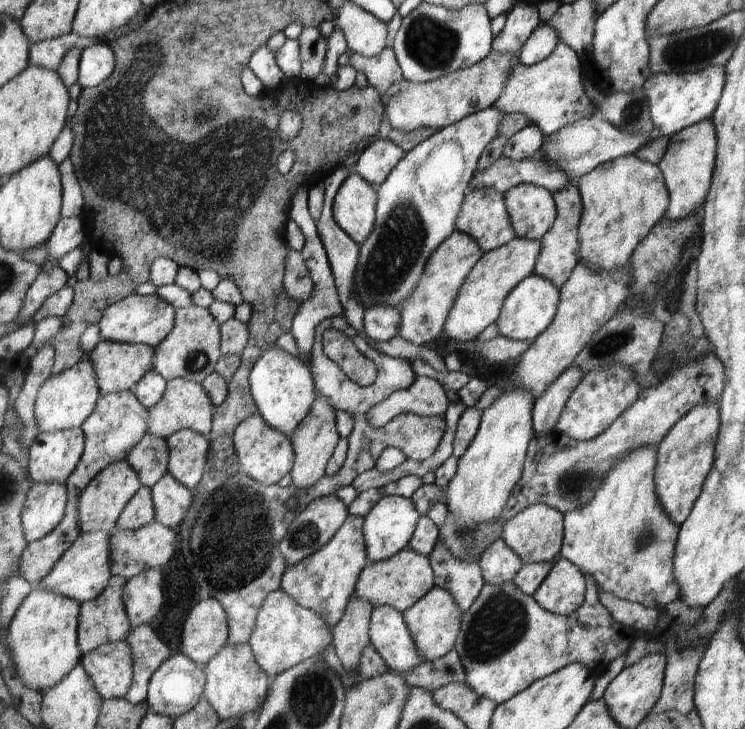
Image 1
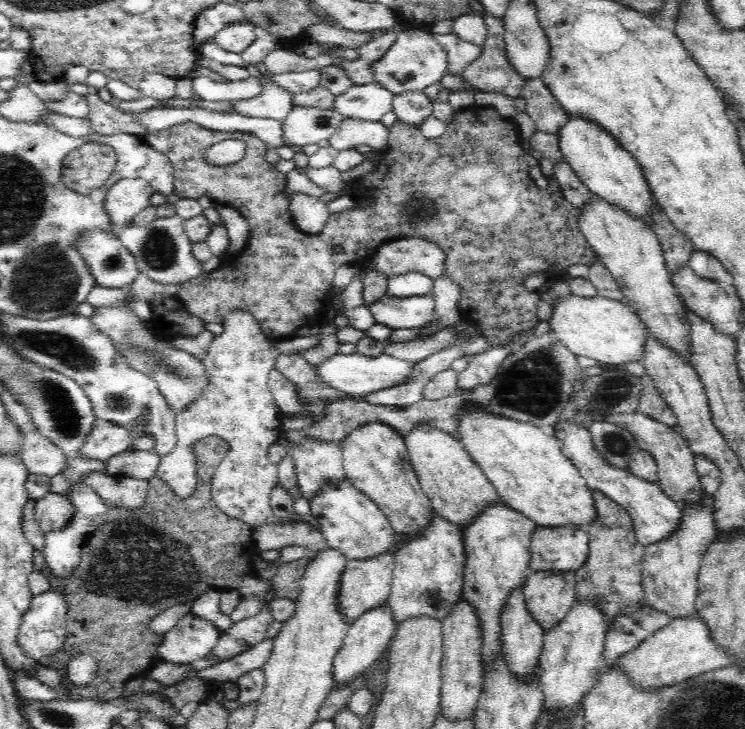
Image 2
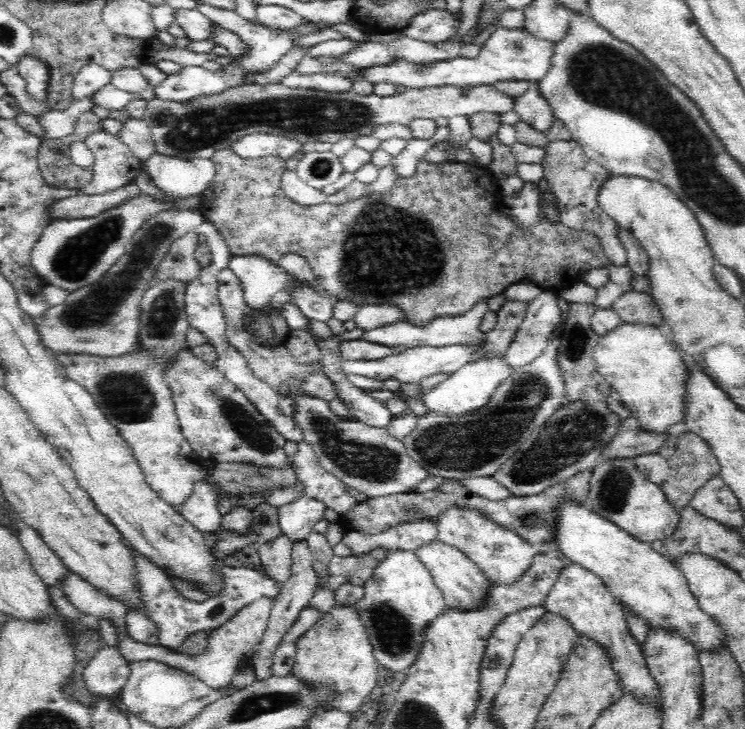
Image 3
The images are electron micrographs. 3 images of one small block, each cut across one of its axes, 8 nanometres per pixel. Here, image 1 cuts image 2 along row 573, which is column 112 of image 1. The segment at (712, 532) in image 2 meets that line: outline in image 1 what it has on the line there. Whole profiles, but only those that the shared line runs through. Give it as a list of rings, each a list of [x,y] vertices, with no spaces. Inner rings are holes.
[[[126,641],[104,644],[84,654],[80,662],[104,699],[126,698],[133,686],[133,650]]]

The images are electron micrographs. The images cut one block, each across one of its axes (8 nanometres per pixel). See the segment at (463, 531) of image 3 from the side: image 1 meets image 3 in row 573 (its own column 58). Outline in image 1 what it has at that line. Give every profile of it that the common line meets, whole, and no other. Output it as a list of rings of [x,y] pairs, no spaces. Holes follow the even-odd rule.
[[[33,483],[22,510],[22,525],[27,544],[55,531],[67,510],[65,484]]]

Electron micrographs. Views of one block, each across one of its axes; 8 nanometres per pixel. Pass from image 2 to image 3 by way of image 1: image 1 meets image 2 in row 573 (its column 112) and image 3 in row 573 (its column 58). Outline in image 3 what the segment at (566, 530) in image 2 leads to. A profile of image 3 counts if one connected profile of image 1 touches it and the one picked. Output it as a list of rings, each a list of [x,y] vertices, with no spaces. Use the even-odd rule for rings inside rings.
[[[572,561],[572,566],[568,566],[567,569],[563,571],[563,574],[560,574],[559,582],[556,582],[551,593],[548,594],[544,608],[548,613],[559,614],[562,618],[568,620],[578,636],[586,637],[604,649],[604,652],[608,655],[609,661],[611,662],[612,670],[616,671],[618,686],[623,695],[628,694],[630,697],[635,698],[640,705],[656,706],[660,709],[662,704],[662,699],[660,699],[662,689],[660,689],[658,681],[656,681],[656,678],[652,675],[650,665],[646,662],[643,643],[635,637],[635,634],[632,633],[630,627],[628,627],[628,619],[624,614],[624,609],[617,603],[616,597],[608,590],[608,587],[604,586],[599,576],[577,566]]]

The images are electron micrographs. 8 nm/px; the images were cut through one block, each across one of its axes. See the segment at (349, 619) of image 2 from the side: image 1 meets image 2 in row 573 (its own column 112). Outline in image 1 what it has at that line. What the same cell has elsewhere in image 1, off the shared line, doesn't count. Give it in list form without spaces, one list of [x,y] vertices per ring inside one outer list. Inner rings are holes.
[[[101,339],[89,356],[97,372],[101,396],[107,396],[111,393],[133,391],[133,388],[143,380],[143,376],[154,369],[155,348],[141,343],[117,343]]]

